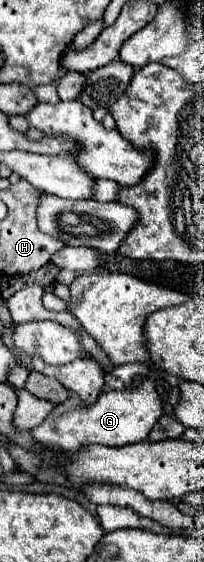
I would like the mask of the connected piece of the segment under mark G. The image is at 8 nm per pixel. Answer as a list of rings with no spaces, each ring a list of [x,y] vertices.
[[[145,379],[135,389],[101,393],[93,405],[87,405],[83,403],[83,399],[77,399],[77,395],[71,395],[67,401],[59,403],[39,427],[31,429],[31,435],[39,443],[59,447],[71,453],[81,451],[83,447],[89,445],[119,447],[119,445],[145,441],[161,415],[163,415],[163,403],[155,389],[155,379]]]

